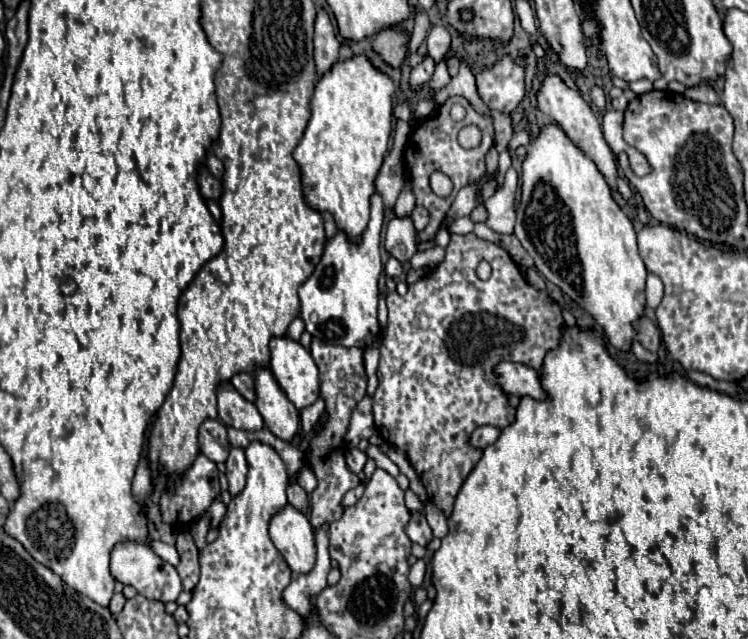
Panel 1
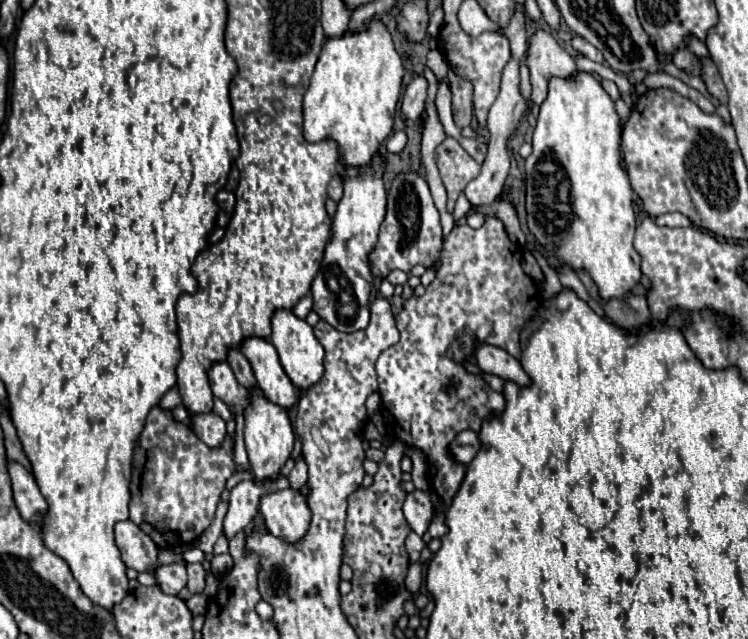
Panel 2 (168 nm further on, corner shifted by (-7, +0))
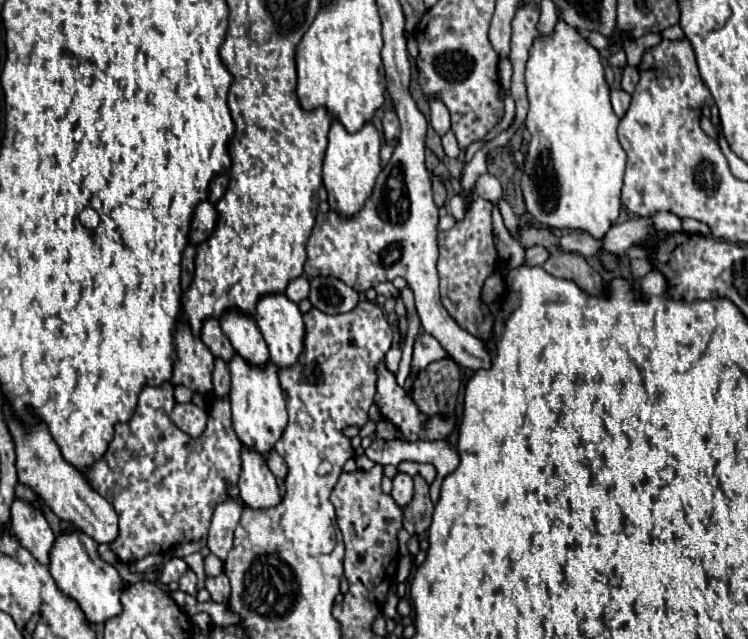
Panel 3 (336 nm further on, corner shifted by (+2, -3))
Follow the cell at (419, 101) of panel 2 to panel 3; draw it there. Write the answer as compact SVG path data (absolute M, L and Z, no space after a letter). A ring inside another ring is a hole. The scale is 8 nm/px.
M385 113L383 135L385 135L385 141L393 141L393 139L399 137L399 119L397 119L395 113Z

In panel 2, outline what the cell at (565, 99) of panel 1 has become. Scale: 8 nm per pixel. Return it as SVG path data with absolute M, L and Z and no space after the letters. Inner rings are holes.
M536 30L528 42L528 68L532 82L532 100L542 104L548 96L550 78L574 78L578 74L576 62L570 58L568 50L560 46L548 32Z

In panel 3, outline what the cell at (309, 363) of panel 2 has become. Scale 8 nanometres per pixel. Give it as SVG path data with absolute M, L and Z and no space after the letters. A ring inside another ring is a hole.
M283 293L263 295L255 309L255 321L267 341L271 361L277 367L291 367L291 363L295 363L299 357L299 351L303 351L303 315L299 311L299 305Z

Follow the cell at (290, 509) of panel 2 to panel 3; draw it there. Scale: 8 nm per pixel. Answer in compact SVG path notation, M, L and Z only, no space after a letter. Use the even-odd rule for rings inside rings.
M249 447L241 449L241 475L237 487L243 503L255 509L273 507L281 499L277 481L265 463L265 457Z

